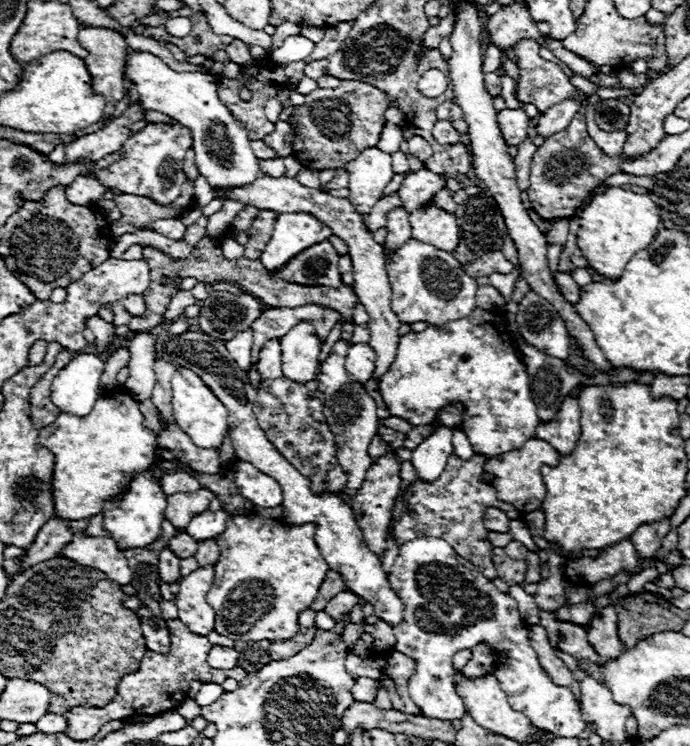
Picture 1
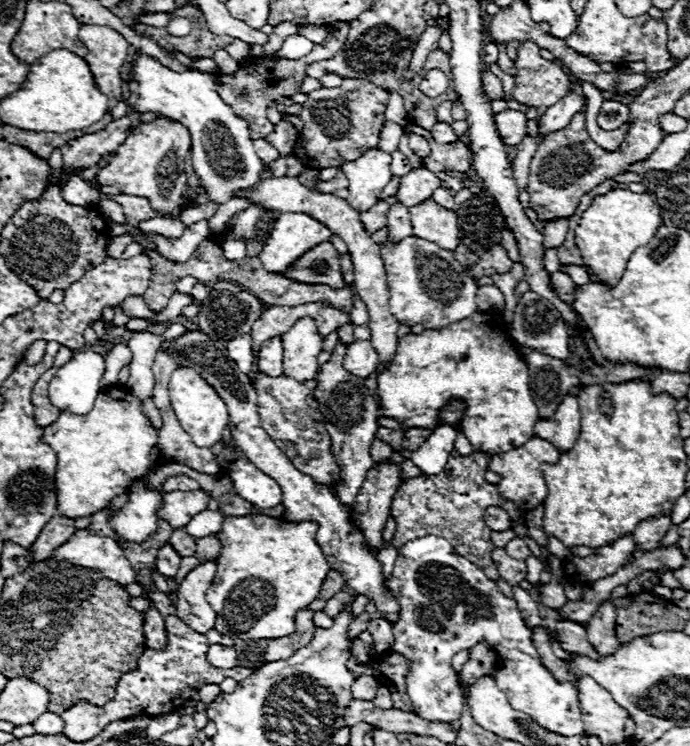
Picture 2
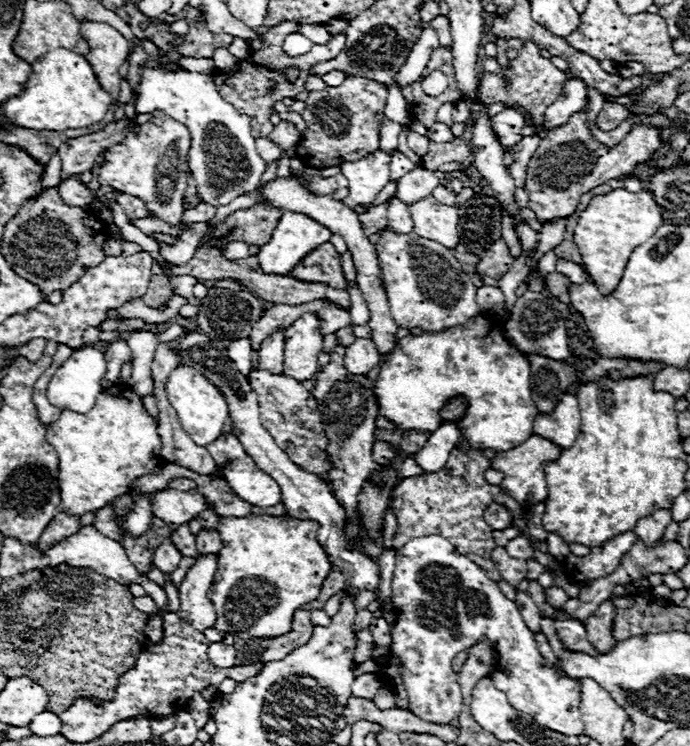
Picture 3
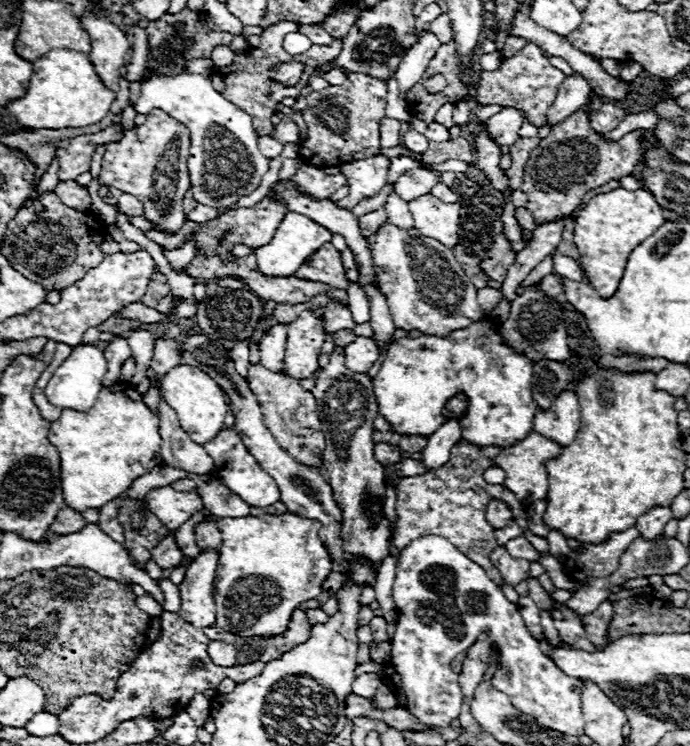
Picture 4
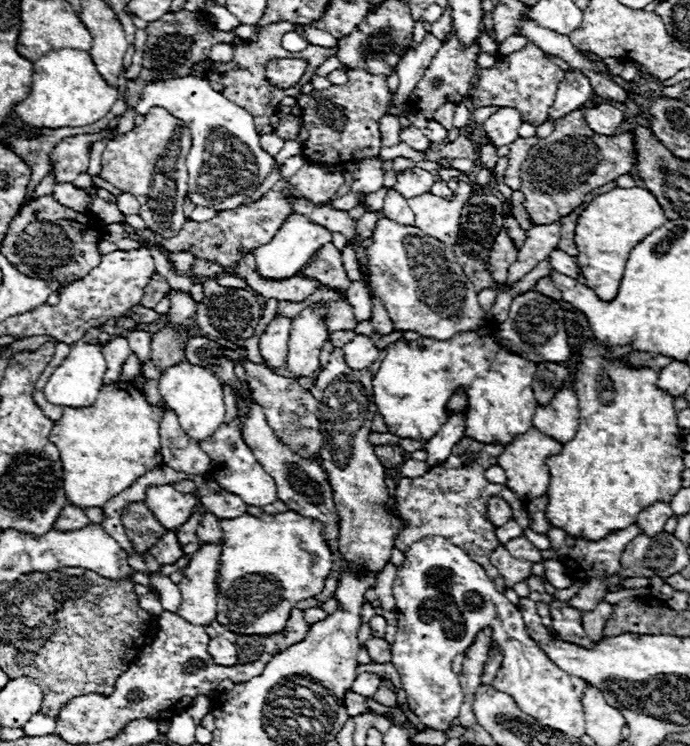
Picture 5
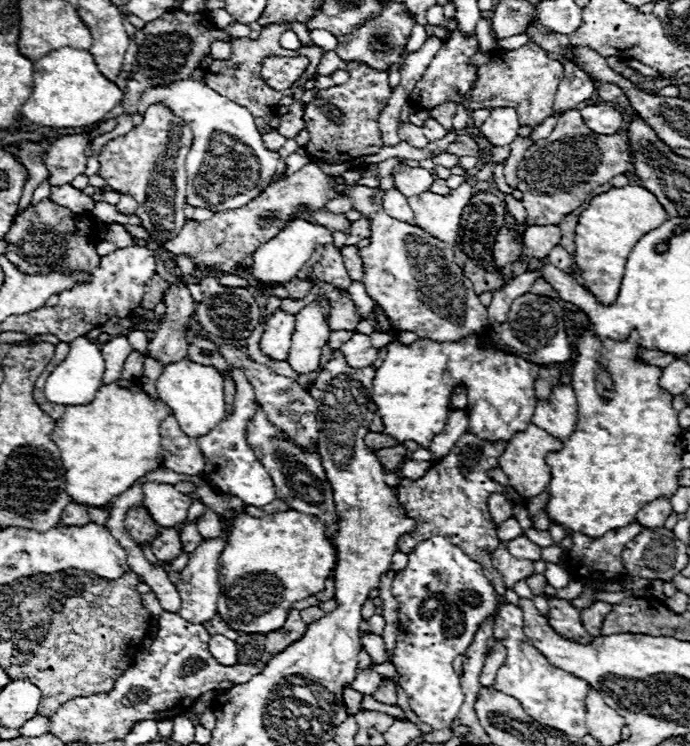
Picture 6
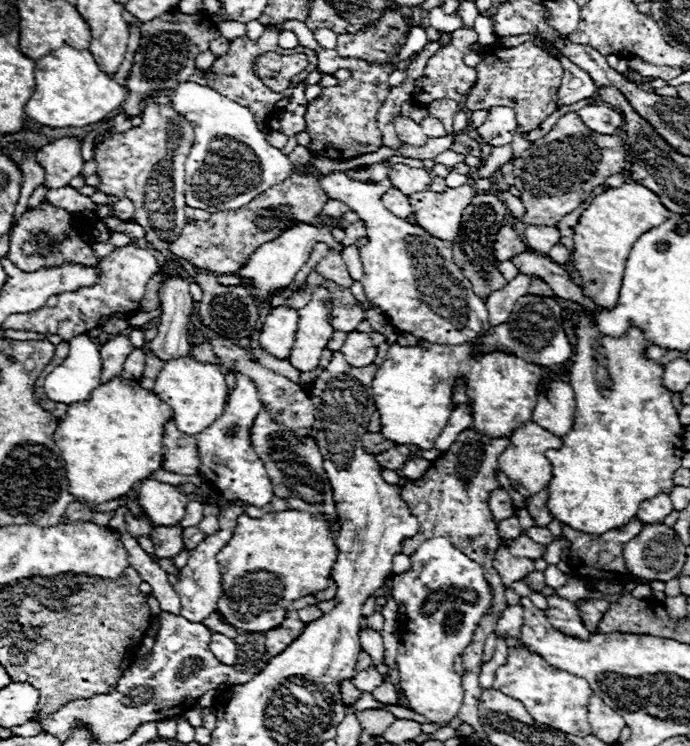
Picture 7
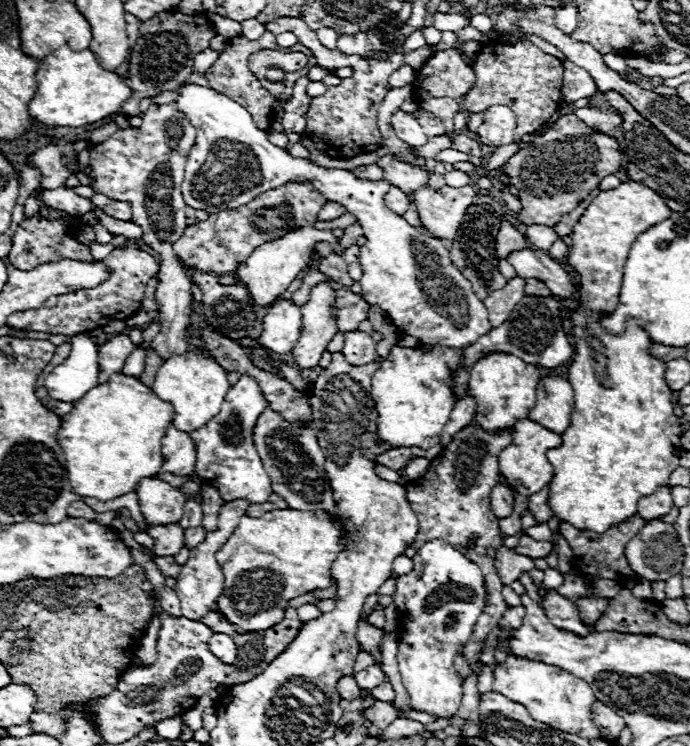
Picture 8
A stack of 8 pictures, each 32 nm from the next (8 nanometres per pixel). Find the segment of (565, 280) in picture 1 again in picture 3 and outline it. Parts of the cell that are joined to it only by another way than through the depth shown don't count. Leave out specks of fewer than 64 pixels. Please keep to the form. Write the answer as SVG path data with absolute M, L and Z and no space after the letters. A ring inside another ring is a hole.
M560 272L548 274L548 290L564 304L570 304L570 280Z

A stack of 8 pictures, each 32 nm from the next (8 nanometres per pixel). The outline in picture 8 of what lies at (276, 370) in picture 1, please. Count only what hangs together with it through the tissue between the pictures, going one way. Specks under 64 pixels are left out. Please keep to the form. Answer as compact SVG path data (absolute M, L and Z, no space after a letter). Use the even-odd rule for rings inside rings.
M284 300L280 304L274 304L268 308L268 314L262 318L262 334L260 334L260 346L278 354L280 358L290 354L298 340L302 314L300 308L296 308L290 300Z

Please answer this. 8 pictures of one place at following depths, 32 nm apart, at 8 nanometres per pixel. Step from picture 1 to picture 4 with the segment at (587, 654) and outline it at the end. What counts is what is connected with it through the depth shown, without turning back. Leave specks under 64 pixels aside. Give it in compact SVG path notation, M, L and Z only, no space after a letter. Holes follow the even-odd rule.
M562 604L562 606L554 606L554 612L552 612L552 618L554 618L554 626L558 631L560 640L576 649L586 650L586 652L594 652L595 646L592 646L591 642L588 642L585 629L580 621L574 620L576 614L574 612L568 612L568 608Z

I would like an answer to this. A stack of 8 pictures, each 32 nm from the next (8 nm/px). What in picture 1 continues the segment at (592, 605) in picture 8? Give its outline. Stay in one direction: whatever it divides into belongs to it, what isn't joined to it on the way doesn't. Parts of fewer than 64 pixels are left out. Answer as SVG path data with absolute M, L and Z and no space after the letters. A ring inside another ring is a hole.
M612 606L594 614L592 628L588 630L588 642L596 648L602 662L614 660L622 654L624 644L618 636L618 618Z

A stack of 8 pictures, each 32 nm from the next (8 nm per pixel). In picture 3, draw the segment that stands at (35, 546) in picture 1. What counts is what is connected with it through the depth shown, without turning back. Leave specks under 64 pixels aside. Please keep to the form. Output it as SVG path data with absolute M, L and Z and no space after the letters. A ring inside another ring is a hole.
M58 512L58 514L50 520L48 528L44 528L40 540L36 542L36 548L38 548L38 550L50 550L56 542L60 542L60 540L76 534L78 530L80 530L80 526L78 526L78 516L68 516L68 514Z

